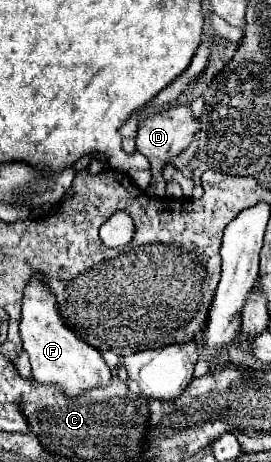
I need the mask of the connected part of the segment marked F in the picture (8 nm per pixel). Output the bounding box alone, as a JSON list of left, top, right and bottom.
[20,277,112,397]

